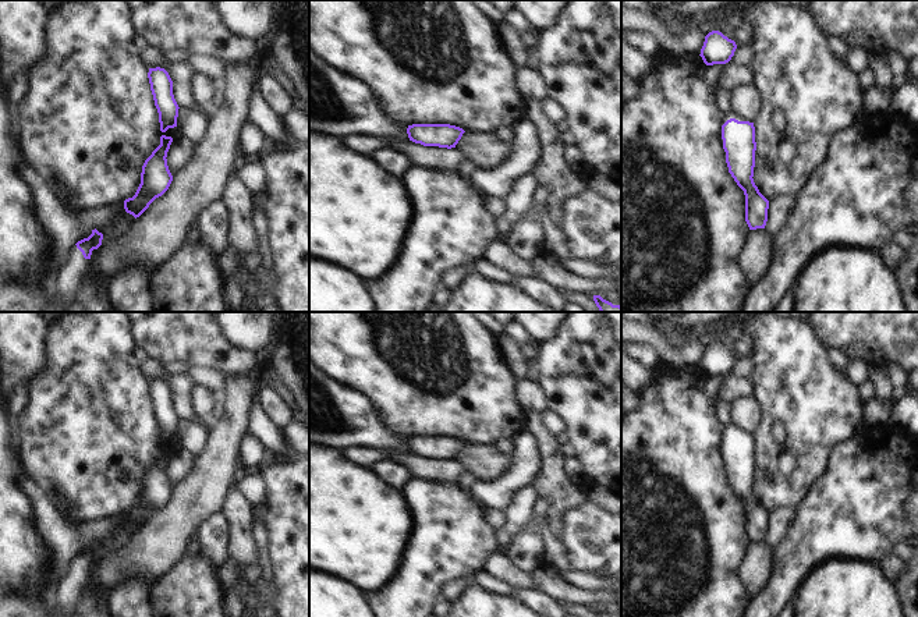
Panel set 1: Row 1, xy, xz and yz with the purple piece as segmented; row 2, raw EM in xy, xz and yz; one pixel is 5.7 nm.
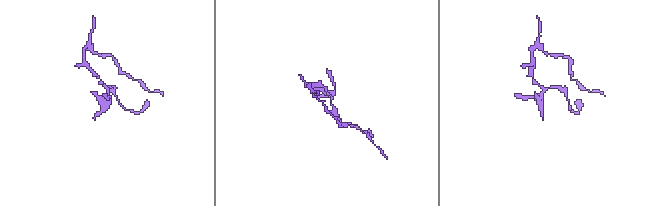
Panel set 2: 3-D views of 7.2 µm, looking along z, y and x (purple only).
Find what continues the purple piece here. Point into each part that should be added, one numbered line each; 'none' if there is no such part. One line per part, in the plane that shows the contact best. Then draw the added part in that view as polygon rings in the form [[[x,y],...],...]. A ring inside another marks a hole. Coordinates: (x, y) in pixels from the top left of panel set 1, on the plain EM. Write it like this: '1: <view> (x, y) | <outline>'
1: xy (64, 596) | [[[74,557],[68,564],[65,575],[57,581],[56,588],[50,593],[52,613],[49,617],[72,616],[89,575],[91,571],[85,571],[82,564]]]

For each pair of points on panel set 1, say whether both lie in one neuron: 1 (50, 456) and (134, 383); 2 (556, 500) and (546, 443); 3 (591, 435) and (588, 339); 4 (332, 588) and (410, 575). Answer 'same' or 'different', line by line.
1: same
2: same
3: same
4: different

